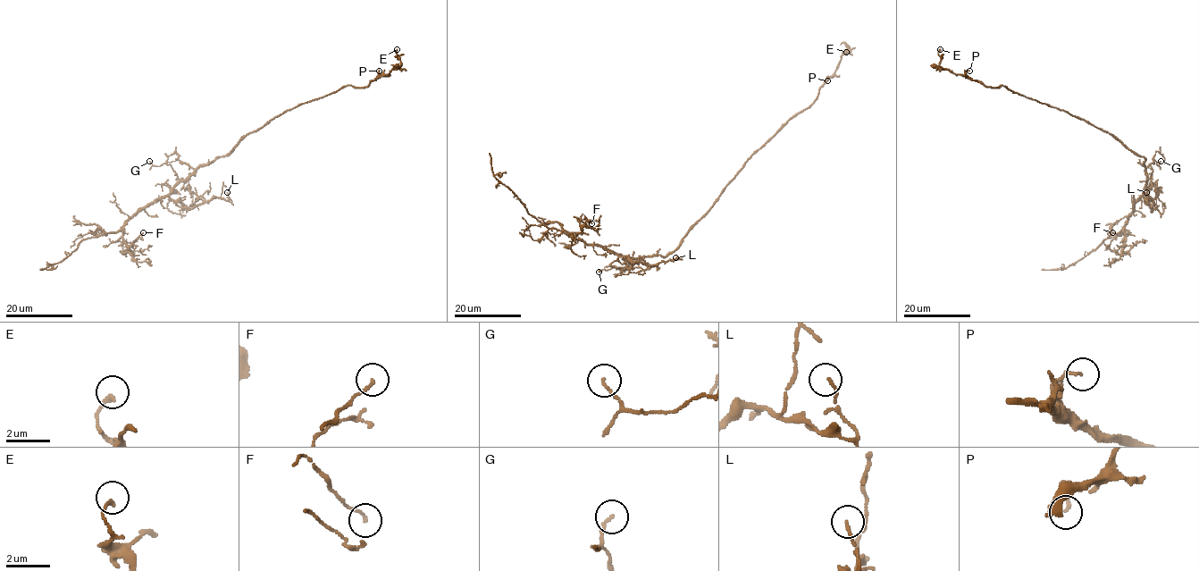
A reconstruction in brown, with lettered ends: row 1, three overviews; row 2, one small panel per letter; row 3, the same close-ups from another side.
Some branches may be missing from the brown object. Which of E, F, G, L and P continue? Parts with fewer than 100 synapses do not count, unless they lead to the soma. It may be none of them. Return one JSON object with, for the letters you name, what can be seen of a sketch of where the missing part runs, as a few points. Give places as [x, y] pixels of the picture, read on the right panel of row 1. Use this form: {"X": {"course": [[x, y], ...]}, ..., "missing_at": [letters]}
{"missing_at": []}

